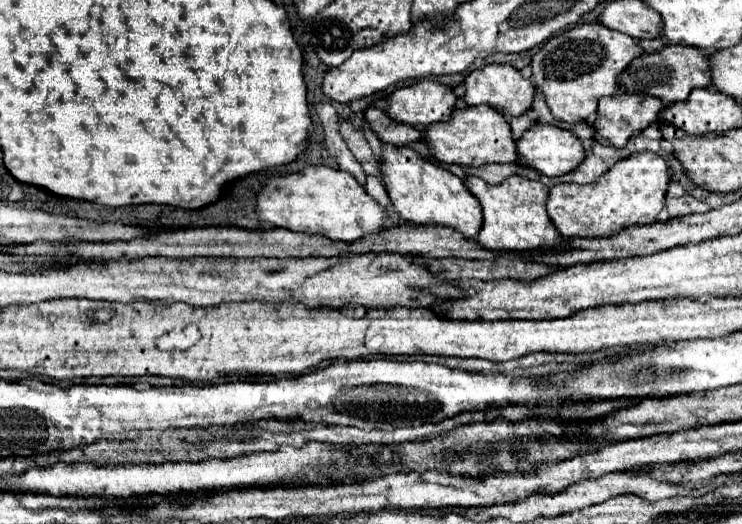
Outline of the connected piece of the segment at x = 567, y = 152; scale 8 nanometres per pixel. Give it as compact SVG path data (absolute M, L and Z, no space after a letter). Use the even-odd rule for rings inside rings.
M534 124L522 134L518 154L530 168L536 168L544 176L562 176L580 166L586 152L570 130L562 130L550 124Z

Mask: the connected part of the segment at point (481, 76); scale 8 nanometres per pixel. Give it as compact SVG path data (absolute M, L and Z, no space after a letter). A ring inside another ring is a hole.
M490 64L482 70L470 72L470 76L464 80L466 94L462 96L462 102L468 106L478 106L478 104L488 104L496 108L500 114L506 116L522 116L524 112L530 110L532 100L534 100L534 84L526 80L520 70L516 70L510 64Z

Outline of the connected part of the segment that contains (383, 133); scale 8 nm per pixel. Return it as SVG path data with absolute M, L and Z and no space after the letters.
M368 108L366 110L366 122L372 126L372 130L376 132L376 136L382 142L406 146L406 144L412 144L412 142L422 138L414 126L390 120L382 108Z

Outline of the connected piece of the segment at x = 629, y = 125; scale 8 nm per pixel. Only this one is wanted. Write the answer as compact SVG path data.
M620 92L600 98L598 118L594 122L596 136L610 140L616 148L624 148L634 132L660 122L660 110L664 110L664 102L646 94Z

